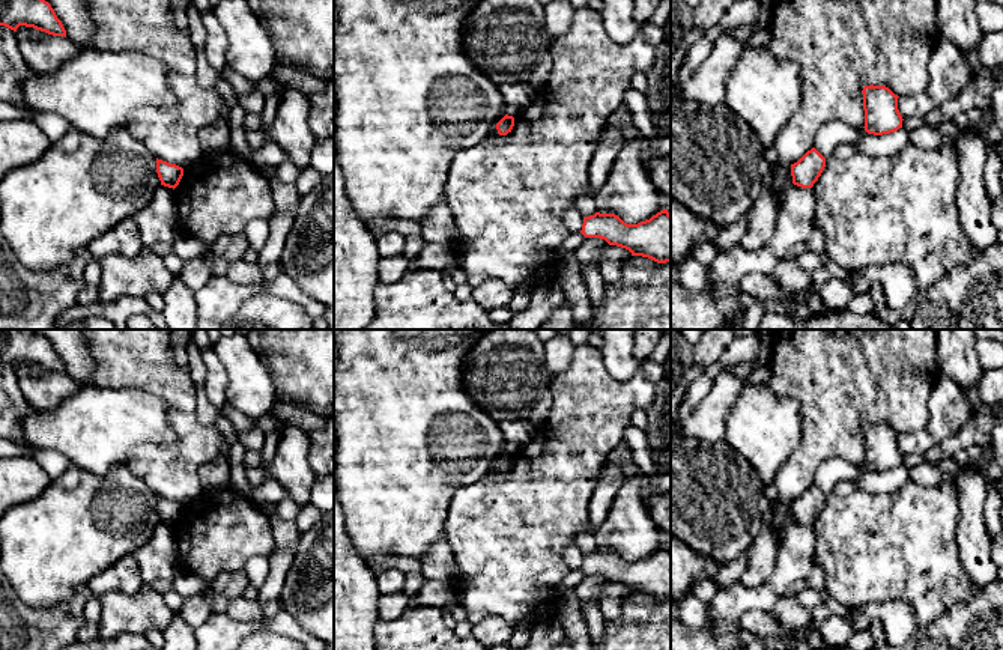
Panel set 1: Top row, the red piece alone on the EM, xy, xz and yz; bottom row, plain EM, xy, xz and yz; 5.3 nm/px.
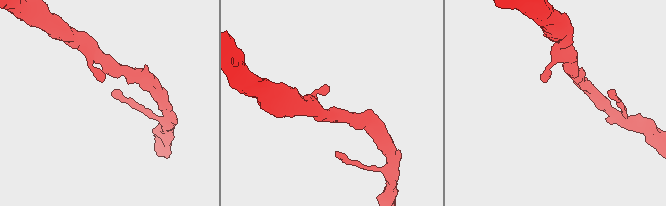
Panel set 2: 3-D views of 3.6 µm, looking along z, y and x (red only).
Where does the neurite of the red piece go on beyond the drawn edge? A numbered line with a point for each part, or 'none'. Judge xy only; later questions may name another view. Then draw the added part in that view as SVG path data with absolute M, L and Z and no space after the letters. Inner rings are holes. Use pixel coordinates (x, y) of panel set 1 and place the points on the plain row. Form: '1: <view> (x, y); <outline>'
none

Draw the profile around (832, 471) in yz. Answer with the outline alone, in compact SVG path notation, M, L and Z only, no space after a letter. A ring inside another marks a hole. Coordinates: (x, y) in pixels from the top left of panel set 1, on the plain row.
M827 459L823 462L815 475L814 484L829 495L841 481L854 481L866 471L865 465L853 465L844 459Z

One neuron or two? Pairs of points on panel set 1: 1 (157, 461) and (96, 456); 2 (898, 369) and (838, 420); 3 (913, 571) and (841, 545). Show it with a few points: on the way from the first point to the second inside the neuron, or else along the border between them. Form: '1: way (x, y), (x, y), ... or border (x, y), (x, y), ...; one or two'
1: border (161, 446), (151, 443), (136, 446), (124, 465); two
2: way (883, 384), (872, 385), (853, 405); one
3: way (895, 552), (889, 546), (859, 545); one

